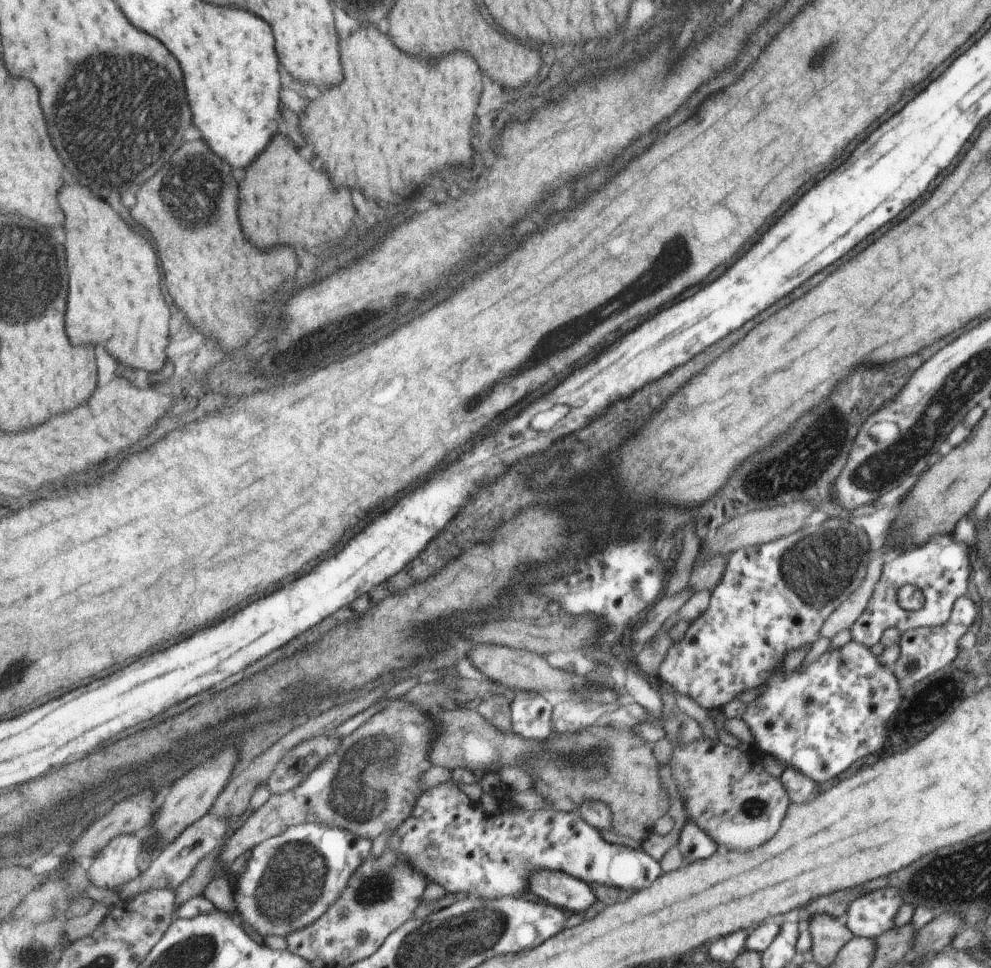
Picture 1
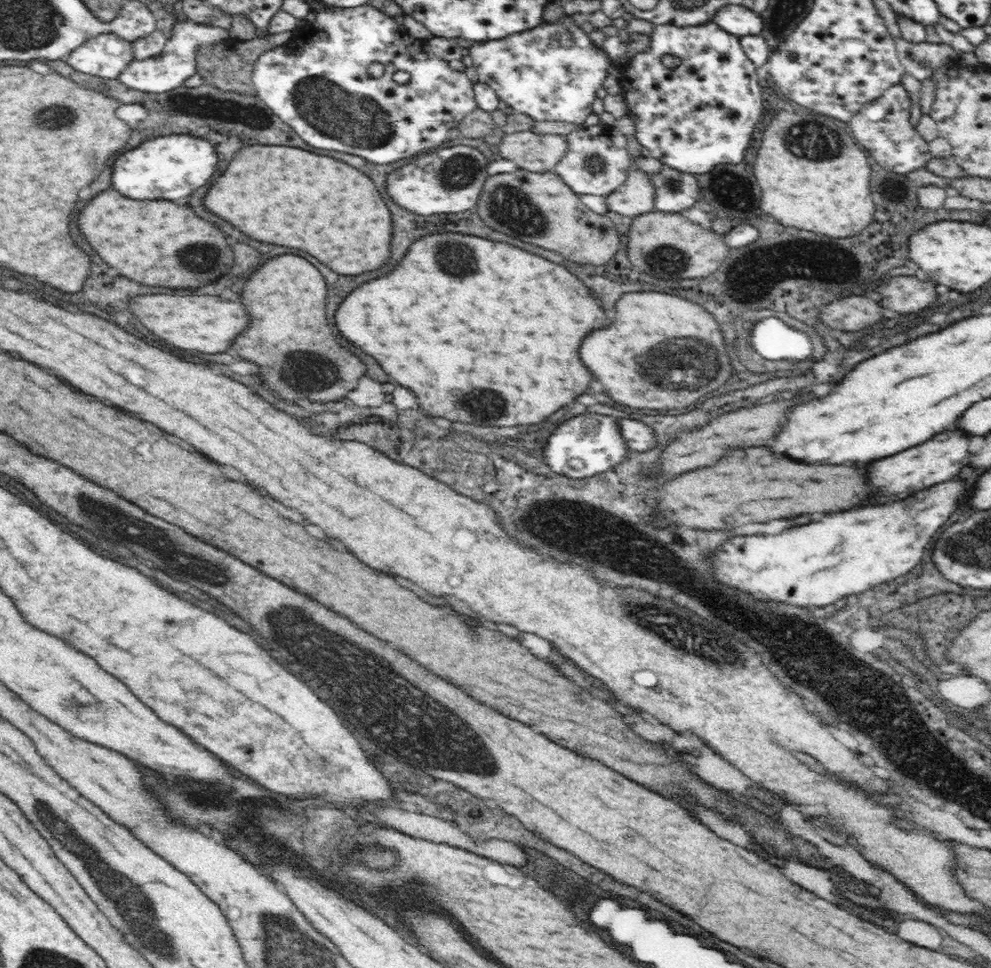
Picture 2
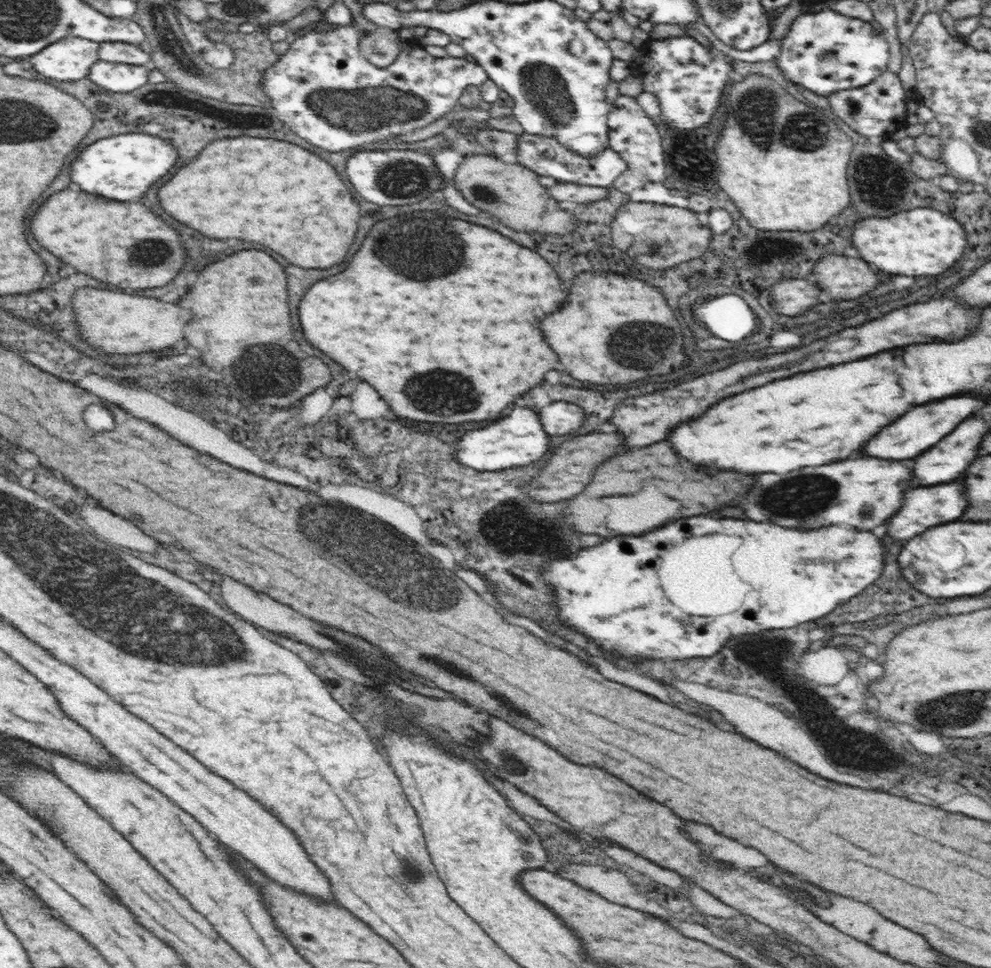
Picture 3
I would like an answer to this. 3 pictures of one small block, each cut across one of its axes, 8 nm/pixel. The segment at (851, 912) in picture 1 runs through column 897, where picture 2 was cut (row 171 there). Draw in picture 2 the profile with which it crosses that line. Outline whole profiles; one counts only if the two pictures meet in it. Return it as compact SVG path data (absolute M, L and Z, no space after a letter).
M901 83L887 88L882 96L872 103L867 103L861 110L862 112L850 120L854 122L850 124L852 135L864 150L872 154L870 160L878 162L882 168L888 172L906 175L918 168L925 168L930 158L933 158L929 142L920 136L910 122L911 100Z

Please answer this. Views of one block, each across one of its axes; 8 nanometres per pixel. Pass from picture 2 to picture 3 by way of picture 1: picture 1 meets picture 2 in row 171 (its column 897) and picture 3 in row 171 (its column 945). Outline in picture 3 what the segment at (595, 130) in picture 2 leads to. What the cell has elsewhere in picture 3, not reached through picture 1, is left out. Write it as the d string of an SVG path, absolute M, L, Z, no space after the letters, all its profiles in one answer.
M526 132L518 136L518 152L514 162L530 168L540 176L552 176L558 183L572 182L602 188L611 187L612 182L626 170L626 161L610 147L602 149L594 156L584 157L562 146L554 137L530 135Z

